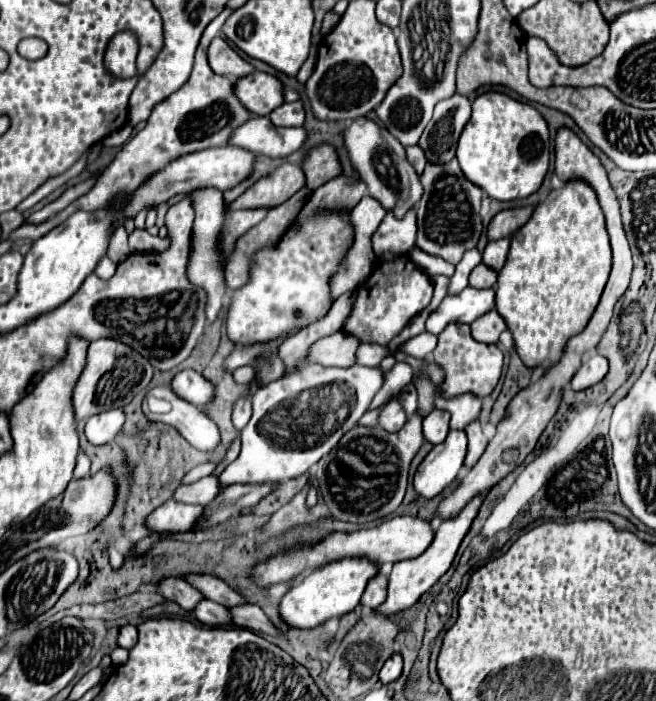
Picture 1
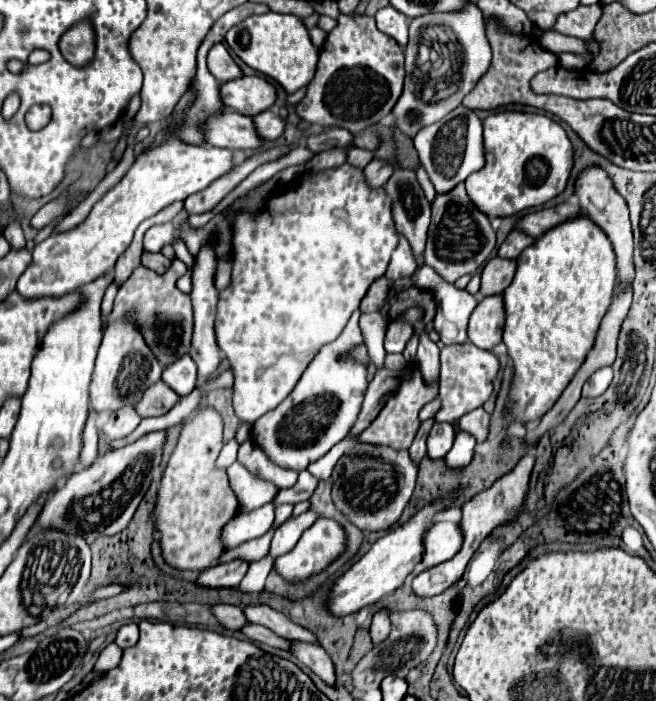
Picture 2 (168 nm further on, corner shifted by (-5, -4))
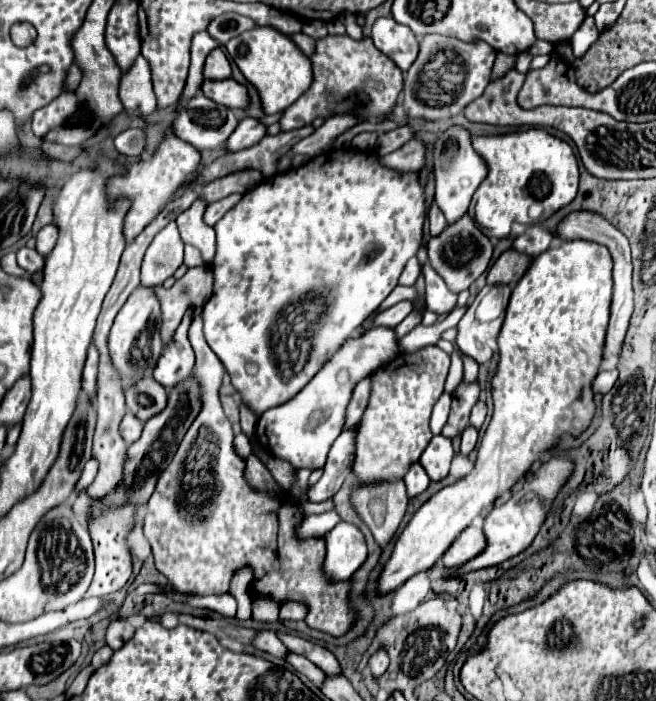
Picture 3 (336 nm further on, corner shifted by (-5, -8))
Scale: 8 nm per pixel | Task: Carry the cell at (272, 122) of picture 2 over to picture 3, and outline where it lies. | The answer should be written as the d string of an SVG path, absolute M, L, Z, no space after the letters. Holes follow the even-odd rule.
M244 118L244 120L238 122L236 130L230 134L224 148L228 152L238 152L238 150L244 150L244 148L250 148L250 146L258 144L264 136L266 136L266 128L258 120Z

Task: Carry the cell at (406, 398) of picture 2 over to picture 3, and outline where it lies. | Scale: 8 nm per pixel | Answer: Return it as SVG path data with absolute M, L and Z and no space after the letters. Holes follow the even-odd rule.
M424 346L418 352L400 352L388 364L376 368L370 378L370 398L356 424L356 460L352 472L360 488L380 482L402 480L432 440L430 414L444 392L450 356L438 346Z

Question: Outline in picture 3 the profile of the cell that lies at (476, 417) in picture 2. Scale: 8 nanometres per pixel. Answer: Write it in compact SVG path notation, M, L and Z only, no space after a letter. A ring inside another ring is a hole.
M478 400L476 406L472 408L472 416L470 416L470 424L474 428L480 428L484 424L484 418L486 418L486 402L484 400Z

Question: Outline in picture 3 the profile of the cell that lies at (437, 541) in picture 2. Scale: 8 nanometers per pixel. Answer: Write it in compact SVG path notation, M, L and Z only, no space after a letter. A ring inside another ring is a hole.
M478 516L478 520L474 520L474 524L470 524L470 528L466 528L466 532L462 532L462 536L458 536L458 540L446 550L446 554L442 556L444 566L458 568L484 552L486 536L482 532L482 520L484 518Z

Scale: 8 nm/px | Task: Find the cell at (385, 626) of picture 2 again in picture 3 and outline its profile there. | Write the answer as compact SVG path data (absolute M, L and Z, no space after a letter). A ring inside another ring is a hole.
M376 652L372 658L370 658L370 662L368 662L368 666L370 666L370 670L372 670L372 676L374 678L380 678L386 670L388 670L388 656L386 656L386 652Z

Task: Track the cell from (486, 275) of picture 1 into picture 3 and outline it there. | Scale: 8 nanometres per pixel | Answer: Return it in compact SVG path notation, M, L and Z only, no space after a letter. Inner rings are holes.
M514 248L506 250L490 268L488 284L510 284L514 288L520 282L520 278L526 274L530 262L532 256L516 252Z

